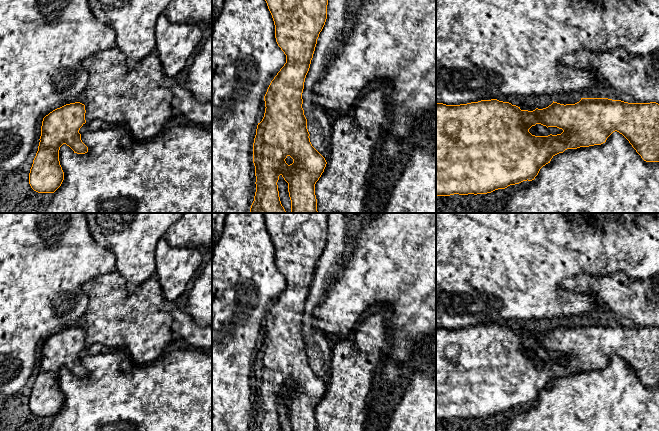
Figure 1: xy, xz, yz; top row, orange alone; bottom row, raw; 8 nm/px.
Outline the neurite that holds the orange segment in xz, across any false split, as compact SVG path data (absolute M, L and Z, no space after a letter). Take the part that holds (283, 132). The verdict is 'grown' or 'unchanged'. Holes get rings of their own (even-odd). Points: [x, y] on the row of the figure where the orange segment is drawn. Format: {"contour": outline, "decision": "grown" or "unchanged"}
{"contour": "M265 0L275 25L275 38L286 55L286 63L271 81L264 96L265 113L258 123L253 143L256 192L250 213L287 213L281 204L278 185L281 175L288 183L291 213L318 213L315 184L326 167L325 158L312 146L307 129L307 119L302 108L304 82L309 71L317 39L327 19L328 0Z", "decision": "unchanged"}

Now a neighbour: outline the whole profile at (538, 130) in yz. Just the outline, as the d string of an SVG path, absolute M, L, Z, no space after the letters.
M536 124L535 126L532 126L529 129L529 132L535 136L548 136L550 134L552 134L552 135L561 134L563 132L563 130L559 129L557 127L548 127L547 128L546 126L543 126L541 124Z

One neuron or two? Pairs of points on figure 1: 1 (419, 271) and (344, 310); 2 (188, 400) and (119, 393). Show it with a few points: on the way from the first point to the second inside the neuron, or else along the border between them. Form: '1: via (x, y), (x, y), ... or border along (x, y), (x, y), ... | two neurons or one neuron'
1: via (400, 271), (383, 271), (363, 291) | one neuron
2: via (171, 400), (136, 400) | one neuron

